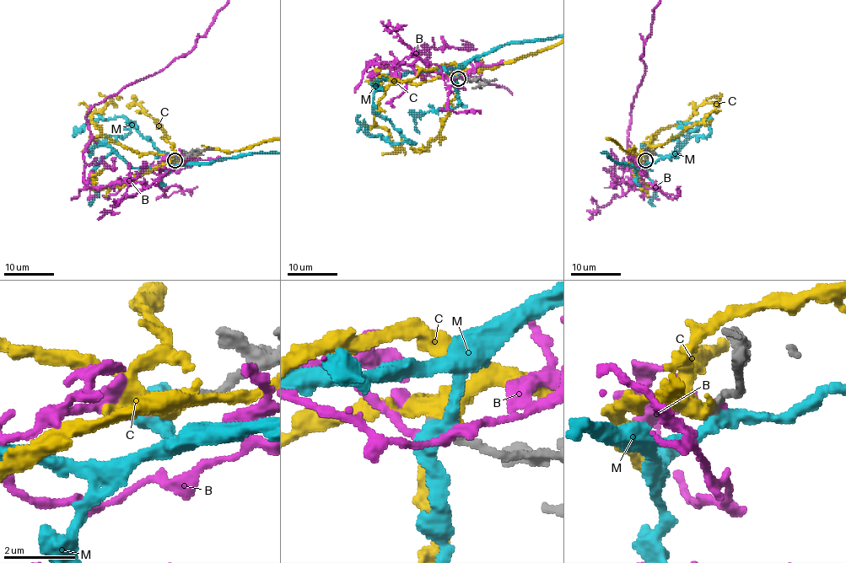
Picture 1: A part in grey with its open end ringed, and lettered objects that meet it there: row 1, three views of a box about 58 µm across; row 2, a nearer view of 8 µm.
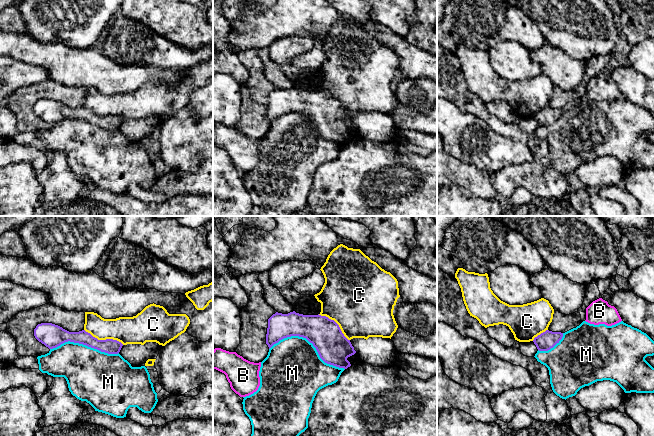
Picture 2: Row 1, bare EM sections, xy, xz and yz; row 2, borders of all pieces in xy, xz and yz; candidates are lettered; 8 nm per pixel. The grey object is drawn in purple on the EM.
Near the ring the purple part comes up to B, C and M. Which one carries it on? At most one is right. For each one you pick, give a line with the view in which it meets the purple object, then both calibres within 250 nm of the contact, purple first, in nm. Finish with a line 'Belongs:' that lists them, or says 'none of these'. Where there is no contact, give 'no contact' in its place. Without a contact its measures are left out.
B: no contact
Belongs: B

